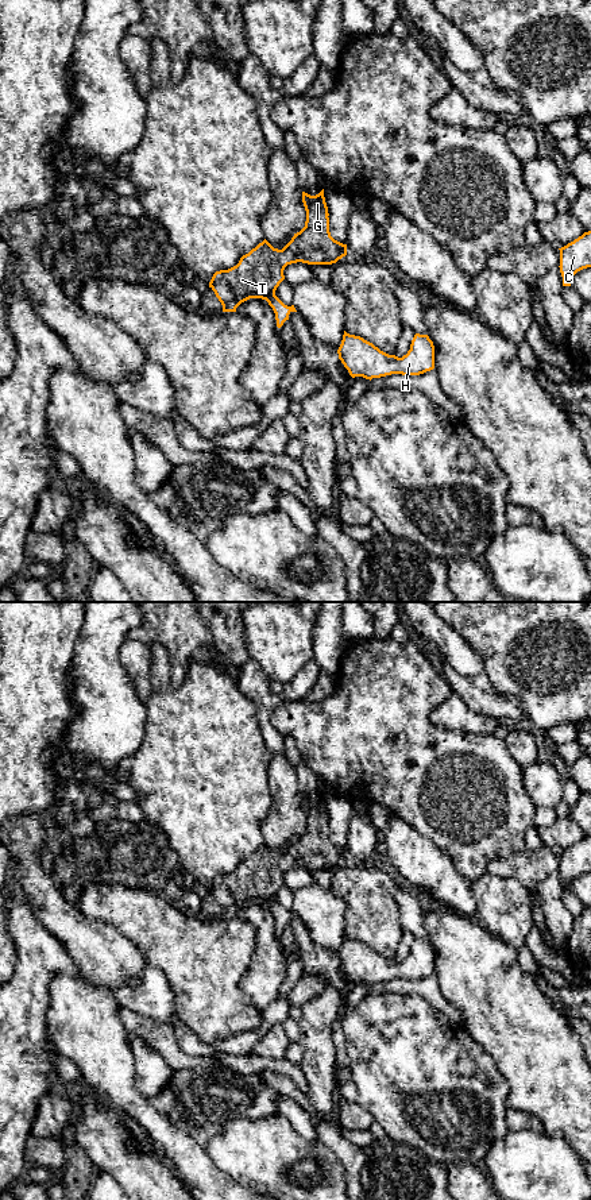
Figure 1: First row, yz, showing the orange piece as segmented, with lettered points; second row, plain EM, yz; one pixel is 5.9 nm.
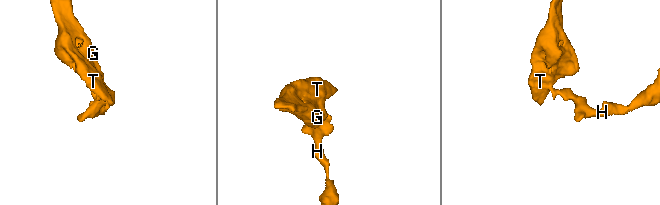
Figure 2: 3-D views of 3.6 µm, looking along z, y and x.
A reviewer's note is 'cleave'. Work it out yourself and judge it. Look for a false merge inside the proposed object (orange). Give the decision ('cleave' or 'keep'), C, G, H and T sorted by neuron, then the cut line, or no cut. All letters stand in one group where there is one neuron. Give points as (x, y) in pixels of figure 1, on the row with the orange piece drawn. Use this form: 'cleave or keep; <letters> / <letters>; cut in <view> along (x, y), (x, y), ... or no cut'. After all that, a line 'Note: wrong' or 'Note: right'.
cleave; C H / G T; cut in yz along (274, 293), (265, 298)
Note: right

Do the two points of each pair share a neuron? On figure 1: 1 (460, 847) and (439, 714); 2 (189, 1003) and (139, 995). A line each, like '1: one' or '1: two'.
1: two
2: two

